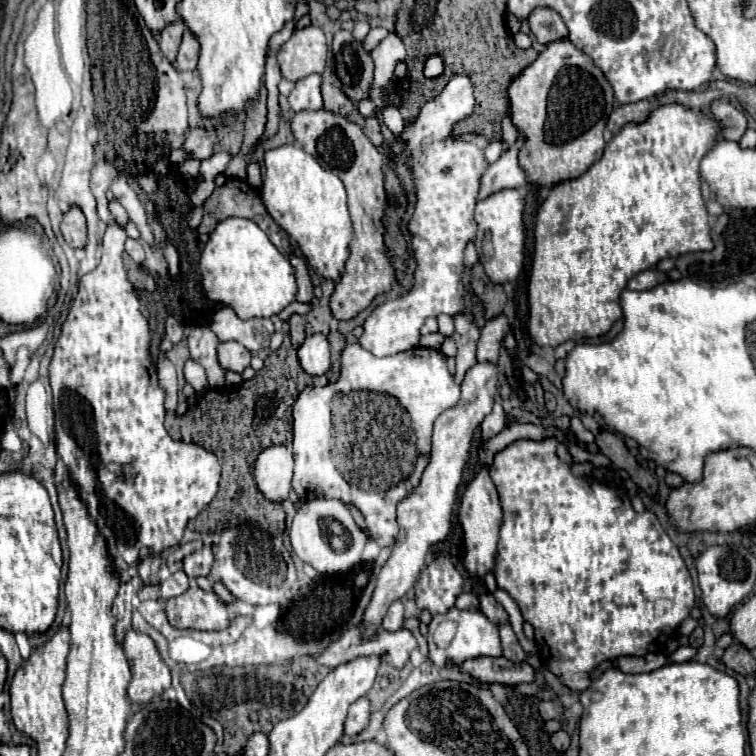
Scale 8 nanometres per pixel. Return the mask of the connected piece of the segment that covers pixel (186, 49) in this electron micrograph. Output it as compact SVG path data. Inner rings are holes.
M186 28L184 36L182 36L180 50L178 50L178 58L174 62L174 68L180 70L180 72L196 70L196 64L198 64L198 42L196 42L196 38Z

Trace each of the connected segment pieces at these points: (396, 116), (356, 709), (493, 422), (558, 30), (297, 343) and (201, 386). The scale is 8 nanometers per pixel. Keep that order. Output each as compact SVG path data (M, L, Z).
M386 106L384 110L382 110L382 114L384 114L384 124L392 130L392 134L398 138L398 142L400 142L400 130L404 128L404 118L402 118L402 114L398 112L398 108L392 108L392 106Z
M368 698L356 700L350 706L350 712L348 712L348 718L344 724L344 734L356 736L368 726L368 722L370 722L370 700Z
M494 404L492 414L486 416L484 422L480 424L483 441L500 434L504 428L506 428L506 414L504 414L504 408L502 408L502 404Z
M546 6L536 8L528 16L528 24L540 44L550 44L554 40L568 36L568 28L566 28L562 16L558 16L558 12L554 12L552 8L546 8Z
M292 314L288 318L288 324L290 324L290 338L292 338L292 346L294 348L300 348L304 338L306 338L306 320L304 316L298 316L298 314Z
M188 360L186 366L184 366L184 376L186 376L186 382L198 392L206 392L208 390L208 382L206 382L206 374L204 374L204 368L198 366L194 360Z

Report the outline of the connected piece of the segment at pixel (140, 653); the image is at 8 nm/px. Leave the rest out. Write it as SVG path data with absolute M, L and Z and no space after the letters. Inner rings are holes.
M130 628L122 646L132 670L132 680L128 684L128 696L132 702L146 704L152 696L170 688L170 668L160 658L158 648L148 634Z

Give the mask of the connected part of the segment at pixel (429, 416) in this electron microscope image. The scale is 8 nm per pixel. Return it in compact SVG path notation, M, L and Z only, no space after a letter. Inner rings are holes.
M358 342L348 344L342 352L342 372L338 382L326 386L306 386L296 398L296 404L292 408L294 418L292 454L296 462L292 480L294 492L300 496L300 500L312 500L324 496L342 500L344 504L354 504L362 512L374 542L380 546L394 546L398 536L396 506L414 490L414 482L420 482L422 472L430 460L434 420L444 410L454 408L458 400L460 400L460 386L448 372L446 356L440 350L416 346L394 356L376 358L374 354L366 352ZM384 396L390 396L390 402L384 404L380 400ZM392 398L398 400L398 404L406 410L408 418L404 418L404 428L396 426L398 416L402 416L402 412L396 410L396 402L392 404ZM376 430L378 432L386 430L394 434L390 436L388 448L386 442L382 442L382 436L376 434Z

